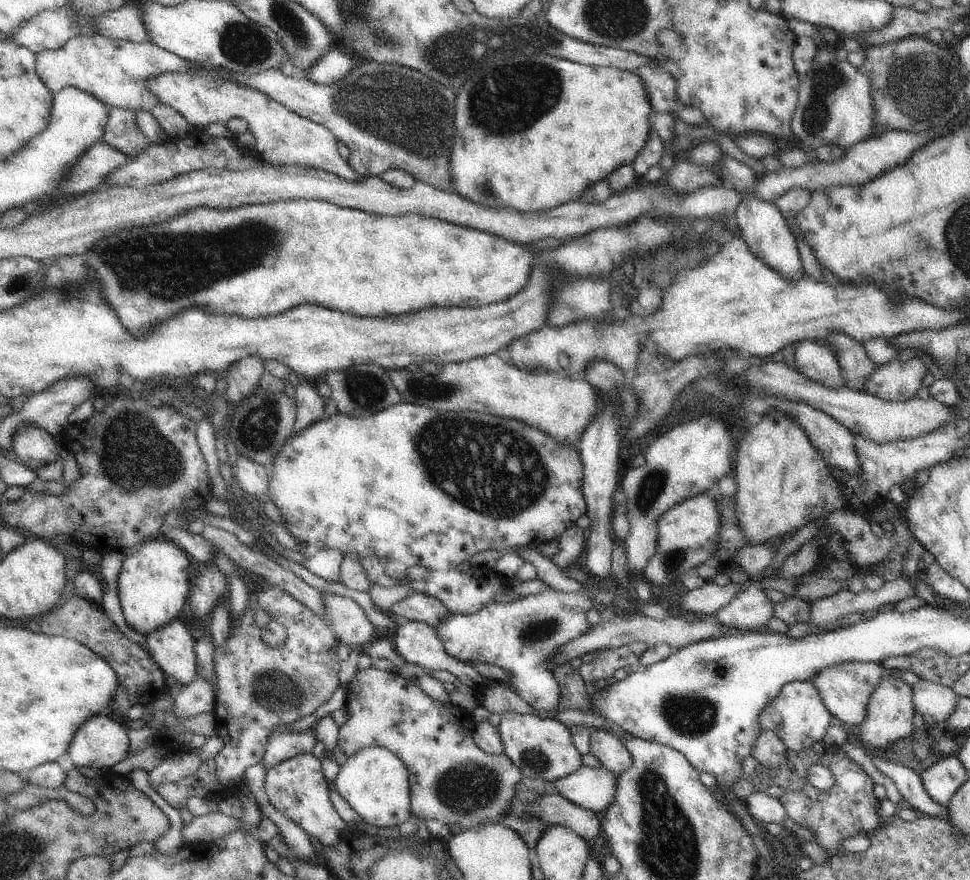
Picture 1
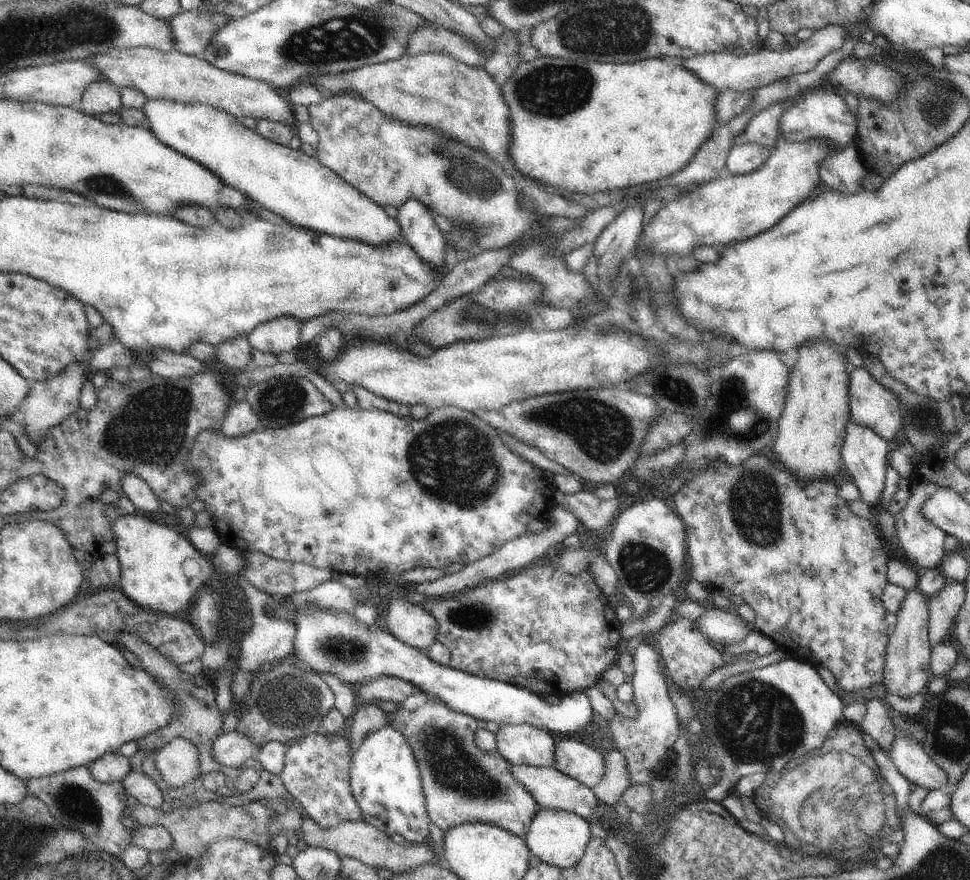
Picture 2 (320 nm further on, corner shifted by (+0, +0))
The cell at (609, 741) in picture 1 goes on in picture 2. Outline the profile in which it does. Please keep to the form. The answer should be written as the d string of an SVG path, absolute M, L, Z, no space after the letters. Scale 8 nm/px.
M575 736L560 737L558 738L555 759L551 767L593 789L604 776L606 754L604 751L589 747Z

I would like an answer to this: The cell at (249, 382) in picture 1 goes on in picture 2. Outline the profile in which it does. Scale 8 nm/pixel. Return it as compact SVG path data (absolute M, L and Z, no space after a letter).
M296 316L280 317L259 324L247 337L251 347L261 352L295 352L303 324Z

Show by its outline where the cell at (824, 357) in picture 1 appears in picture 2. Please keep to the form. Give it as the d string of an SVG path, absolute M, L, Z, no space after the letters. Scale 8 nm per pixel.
M852 415L849 416L849 422L845 428L845 441L841 448L841 462L846 466L850 476L853 478L853 482L859 488L861 494L861 500L866 502L871 508L872 512L875 513L878 508L881 507L882 494L884 494L884 482L886 482L886 468L889 466L889 448L888 443L880 438L873 430L869 428L856 425L851 421Z

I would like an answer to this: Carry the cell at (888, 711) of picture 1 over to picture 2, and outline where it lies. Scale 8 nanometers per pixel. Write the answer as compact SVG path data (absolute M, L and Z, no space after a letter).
M920 587L909 590L900 605L897 614L897 624L893 628L892 635L889 636L886 664L884 667L882 690L884 696L886 692L892 692L894 696L902 696L902 698L910 698L919 692L927 690L929 682L934 678L931 671L931 644L929 643L929 602L928 594Z

